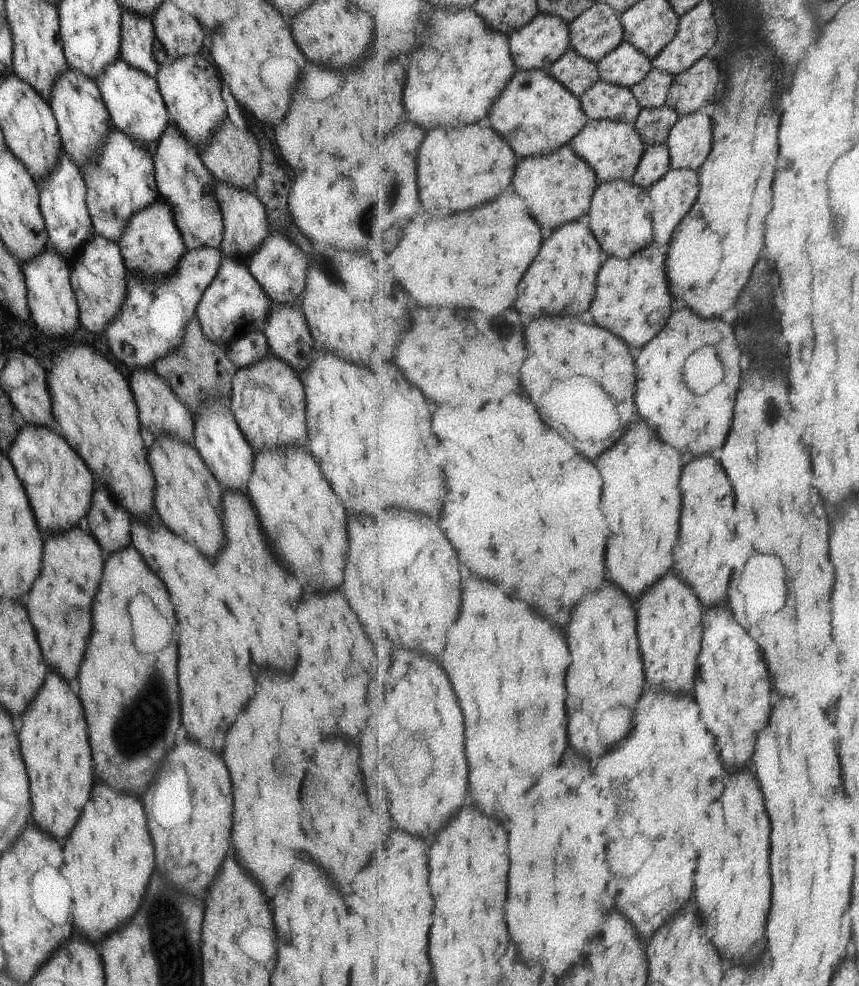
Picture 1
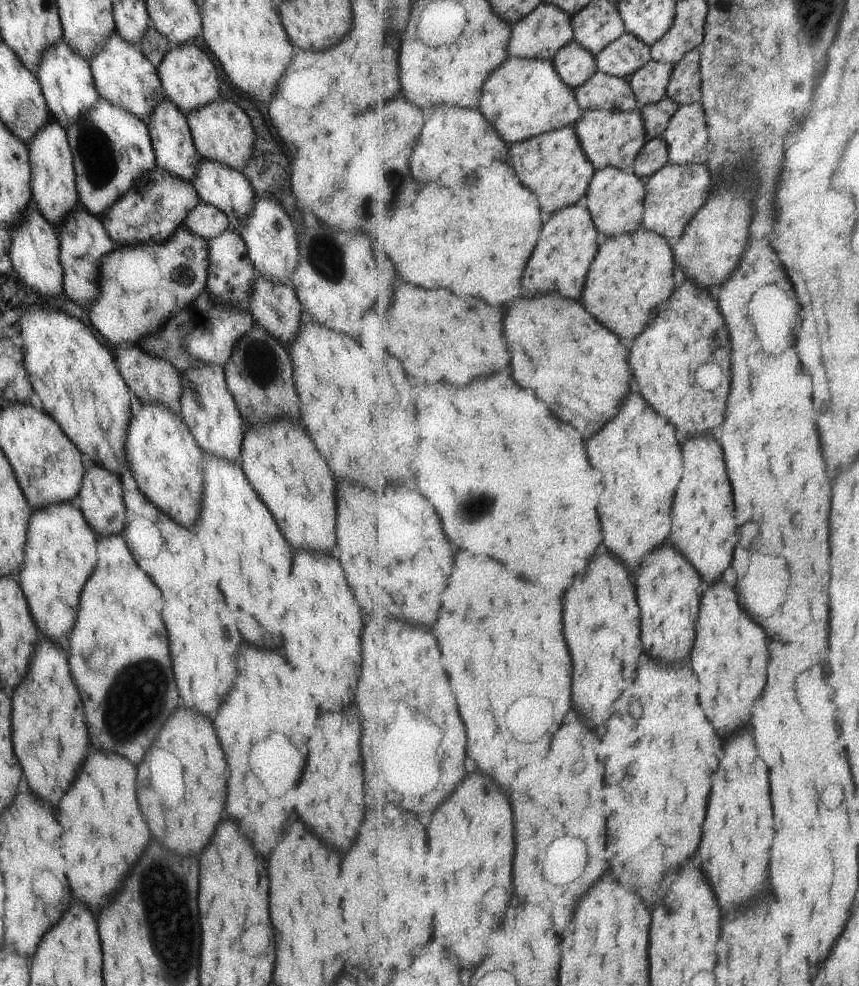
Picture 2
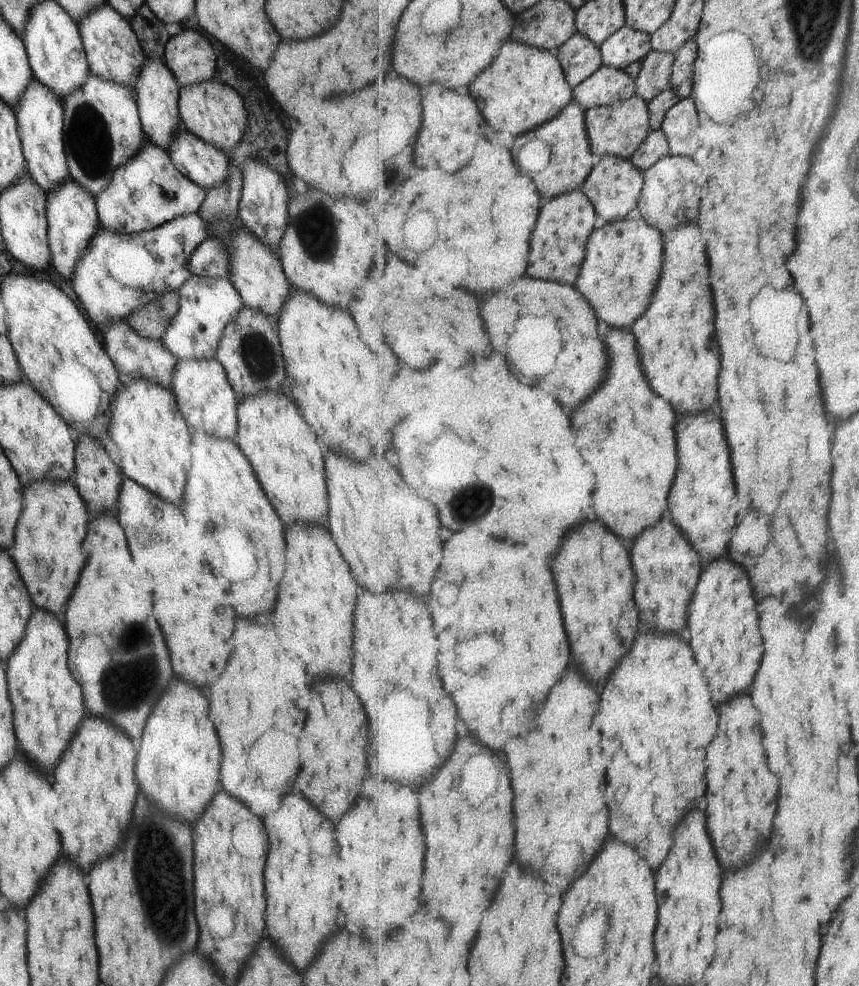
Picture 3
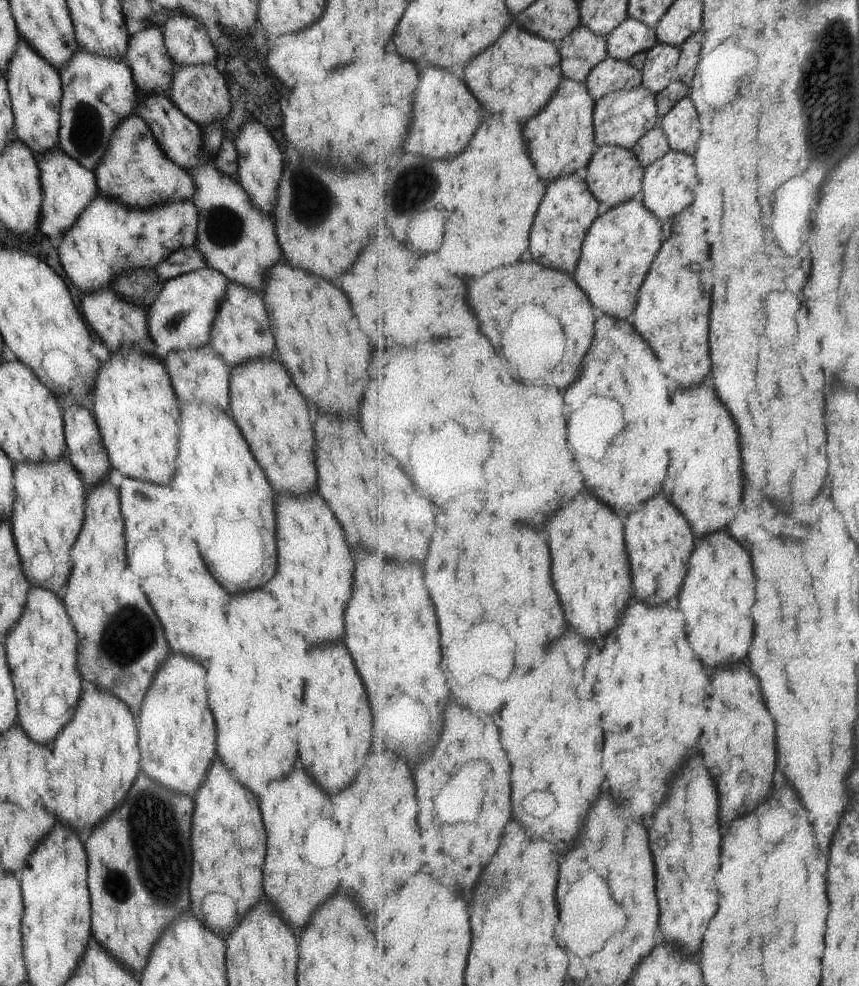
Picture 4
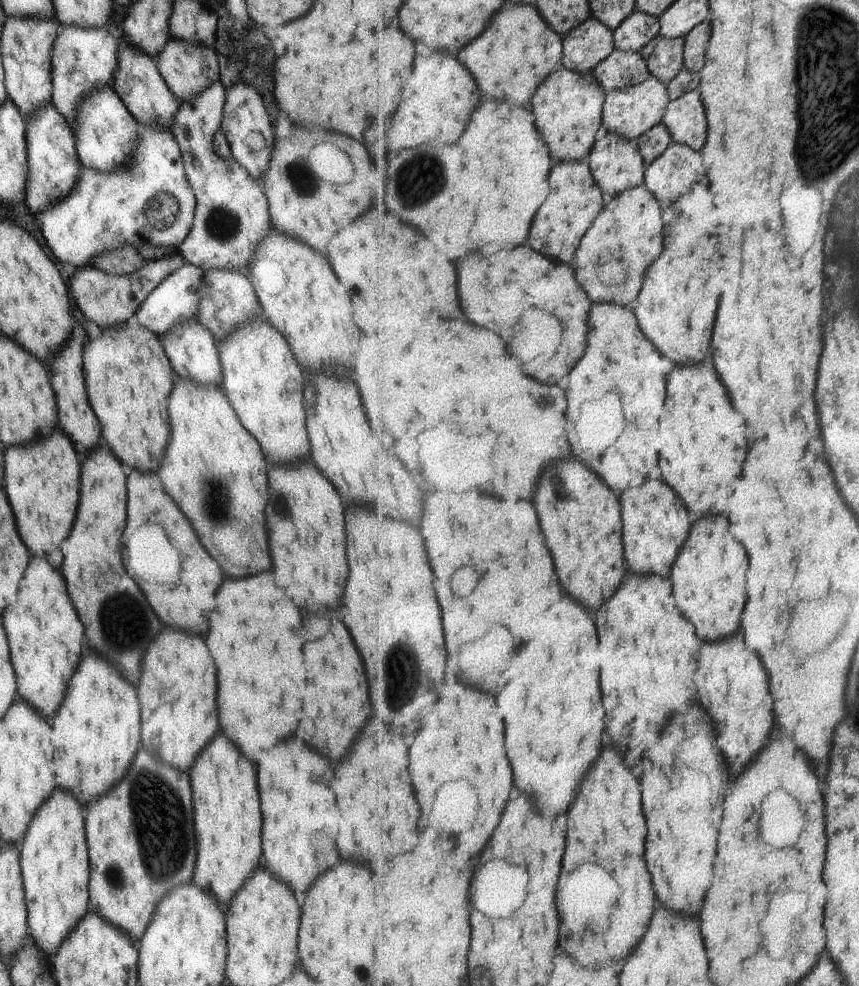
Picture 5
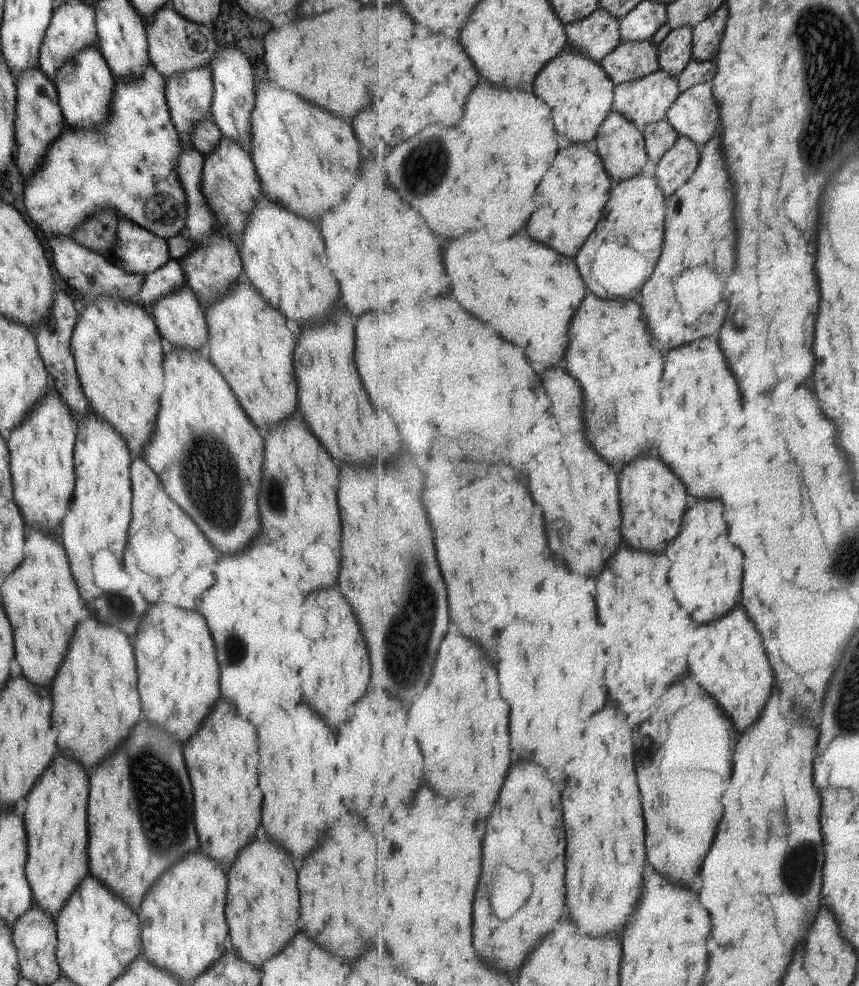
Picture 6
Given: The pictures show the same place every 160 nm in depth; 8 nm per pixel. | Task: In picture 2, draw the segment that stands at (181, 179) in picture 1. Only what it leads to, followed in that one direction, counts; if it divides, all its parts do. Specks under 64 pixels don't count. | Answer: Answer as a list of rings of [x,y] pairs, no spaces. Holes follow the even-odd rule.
[[[163,96],[162,100],[153,107],[145,123],[155,157],[155,168],[168,172],[169,176],[181,177],[181,180],[190,181],[201,156],[195,150],[185,114]],[[199,200],[187,213],[182,225],[194,235],[208,241],[228,228],[228,218],[221,209]]]

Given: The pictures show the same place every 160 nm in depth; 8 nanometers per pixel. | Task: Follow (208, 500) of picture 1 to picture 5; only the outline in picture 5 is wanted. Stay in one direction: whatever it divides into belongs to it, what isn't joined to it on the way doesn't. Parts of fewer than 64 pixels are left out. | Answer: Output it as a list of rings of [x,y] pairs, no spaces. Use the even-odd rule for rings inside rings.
[[[135,320],[115,324],[101,330],[95,340],[87,339],[82,351],[82,373],[89,407],[95,414],[101,428],[101,443],[115,454],[126,470],[135,468],[141,472],[153,472],[159,466],[165,444],[169,439],[167,426],[167,396],[175,378],[174,371],[166,358],[160,337],[143,328]]]

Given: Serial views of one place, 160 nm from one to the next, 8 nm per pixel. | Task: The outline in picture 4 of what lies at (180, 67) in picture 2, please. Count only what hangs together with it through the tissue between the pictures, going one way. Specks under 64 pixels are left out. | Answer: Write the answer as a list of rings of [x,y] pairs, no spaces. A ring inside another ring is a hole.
[[[171,15],[161,26],[166,52],[175,66],[212,63],[214,43],[207,35],[206,27],[191,16]]]

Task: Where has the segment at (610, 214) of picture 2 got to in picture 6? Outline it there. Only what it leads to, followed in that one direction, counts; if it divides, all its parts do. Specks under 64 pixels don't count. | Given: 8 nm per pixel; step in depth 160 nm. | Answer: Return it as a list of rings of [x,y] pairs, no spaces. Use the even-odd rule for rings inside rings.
[[[613,110],[609,114],[608,119],[605,120],[599,134],[597,134],[596,142],[596,150],[605,162],[605,170],[609,172],[609,176],[617,181],[618,184],[623,182],[623,180],[630,180],[645,172],[645,166],[647,166],[647,161],[650,159],[644,133],[637,124],[633,124],[621,112]]]

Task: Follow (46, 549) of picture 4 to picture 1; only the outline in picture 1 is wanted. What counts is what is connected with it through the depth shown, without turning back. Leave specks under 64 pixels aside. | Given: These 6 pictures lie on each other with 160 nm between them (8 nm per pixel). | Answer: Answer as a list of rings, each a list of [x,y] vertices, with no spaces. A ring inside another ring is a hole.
[[[83,525],[75,526],[73,530],[61,531],[59,536],[47,536],[43,542],[43,556],[41,556],[43,568],[40,568],[40,573],[23,600],[29,620],[36,632],[36,639],[44,656],[45,664],[49,670],[57,672],[65,680],[71,680],[77,676],[77,668],[81,664],[83,650],[88,643],[91,630],[90,606],[100,583],[104,559],[103,550]],[[73,606],[77,606],[77,618],[75,620],[71,618],[73,616],[71,612],[75,610]]]

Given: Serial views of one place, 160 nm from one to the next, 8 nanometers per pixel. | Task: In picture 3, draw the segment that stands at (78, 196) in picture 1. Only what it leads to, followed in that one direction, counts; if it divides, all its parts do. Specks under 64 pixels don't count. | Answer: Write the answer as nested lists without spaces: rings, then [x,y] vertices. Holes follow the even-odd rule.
[[[32,77],[12,110],[16,120],[17,135],[21,142],[25,171],[33,178],[37,186],[45,190],[45,193],[55,190],[67,180],[69,175],[65,164],[65,154],[63,154],[63,142],[61,142],[62,99]]]

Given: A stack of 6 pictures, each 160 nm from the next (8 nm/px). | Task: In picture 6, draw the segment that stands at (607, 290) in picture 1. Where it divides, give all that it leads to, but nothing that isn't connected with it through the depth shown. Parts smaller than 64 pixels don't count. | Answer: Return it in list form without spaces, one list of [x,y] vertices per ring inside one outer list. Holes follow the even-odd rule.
[[[639,174],[630,180],[623,180],[613,188],[596,232],[589,236],[589,239],[584,243],[584,248],[581,248],[579,255],[575,258],[581,276],[585,276],[584,282],[589,284],[589,292],[593,292],[601,298],[613,298],[605,288],[601,288],[599,282],[593,280],[592,276],[597,248],[601,247],[603,242],[619,242],[619,244],[631,246],[633,250],[641,252],[643,258],[649,262],[647,278],[651,276],[651,272],[661,256],[661,250],[663,250],[663,234],[665,234],[665,218],[667,218],[665,198],[665,192],[663,192],[657,176],[647,176],[647,174]]]

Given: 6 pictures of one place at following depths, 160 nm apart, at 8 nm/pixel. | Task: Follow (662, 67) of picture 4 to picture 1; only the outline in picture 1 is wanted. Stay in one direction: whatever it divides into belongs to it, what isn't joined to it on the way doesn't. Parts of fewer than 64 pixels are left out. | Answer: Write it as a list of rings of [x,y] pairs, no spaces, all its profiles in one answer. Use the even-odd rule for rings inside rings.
[[[653,68],[645,80],[631,89],[642,109],[659,108],[667,104],[669,91],[675,82],[674,74]]]

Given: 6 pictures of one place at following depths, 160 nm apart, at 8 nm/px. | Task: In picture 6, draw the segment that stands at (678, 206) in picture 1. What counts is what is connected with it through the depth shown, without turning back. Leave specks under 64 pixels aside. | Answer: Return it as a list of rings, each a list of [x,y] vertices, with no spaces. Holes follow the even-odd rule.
[[[680,136],[677,143],[657,165],[655,176],[661,182],[665,197],[673,196],[692,180],[701,160],[701,148],[685,136]]]

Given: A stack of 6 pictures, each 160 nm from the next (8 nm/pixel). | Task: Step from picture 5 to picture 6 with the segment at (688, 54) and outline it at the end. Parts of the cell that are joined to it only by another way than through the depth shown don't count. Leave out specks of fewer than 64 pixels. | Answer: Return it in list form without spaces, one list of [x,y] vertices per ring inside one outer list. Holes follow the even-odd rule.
[[[726,3],[693,29],[694,58],[703,61],[717,59],[719,50],[721,50],[721,40],[727,30],[727,26],[725,26],[727,18],[729,18],[729,12]]]

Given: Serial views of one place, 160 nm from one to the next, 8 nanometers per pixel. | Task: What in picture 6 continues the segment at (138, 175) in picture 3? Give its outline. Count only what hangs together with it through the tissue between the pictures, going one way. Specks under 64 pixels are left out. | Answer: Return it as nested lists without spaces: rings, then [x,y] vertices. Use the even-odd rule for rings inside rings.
[[[98,44],[87,46],[65,60],[53,76],[53,84],[58,98],[58,106],[63,116],[64,124],[73,128],[97,128],[107,122],[109,116],[109,98],[113,92],[113,76],[105,63]]]

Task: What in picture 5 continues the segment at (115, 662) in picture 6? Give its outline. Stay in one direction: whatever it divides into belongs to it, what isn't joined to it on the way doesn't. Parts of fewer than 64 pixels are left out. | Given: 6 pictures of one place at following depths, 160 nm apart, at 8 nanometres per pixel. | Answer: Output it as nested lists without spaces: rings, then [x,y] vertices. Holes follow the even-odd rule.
[[[95,654],[85,656],[69,680],[65,700],[53,716],[53,752],[49,752],[49,764],[53,764],[53,786],[61,786],[59,790],[73,794],[81,806],[97,801],[97,796],[104,796],[117,780],[125,776],[140,746],[140,707],[135,694],[133,686],[121,680],[117,670]]]

